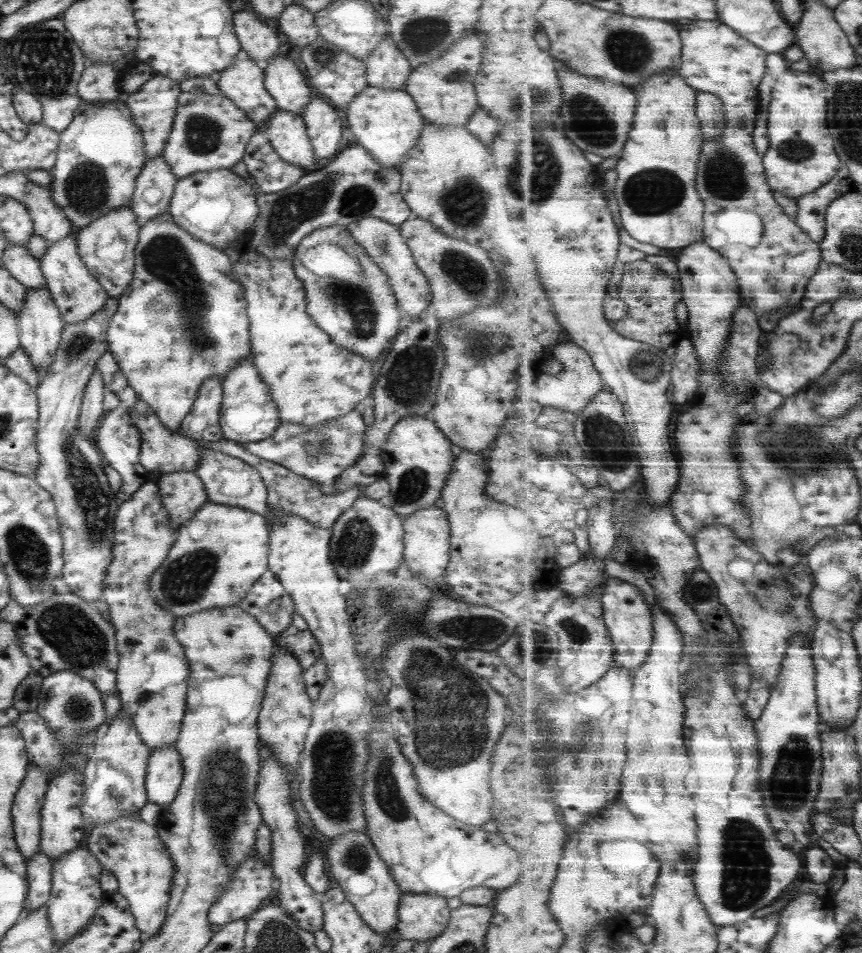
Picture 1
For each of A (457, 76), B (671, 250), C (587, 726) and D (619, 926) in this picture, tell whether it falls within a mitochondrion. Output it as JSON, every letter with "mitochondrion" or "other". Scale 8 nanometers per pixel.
{"A":"mitochondrion","B":"other","C":"mitochondrion","D":"other"}

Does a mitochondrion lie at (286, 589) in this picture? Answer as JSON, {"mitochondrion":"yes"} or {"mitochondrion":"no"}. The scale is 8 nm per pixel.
{"mitochondrion":"no"}

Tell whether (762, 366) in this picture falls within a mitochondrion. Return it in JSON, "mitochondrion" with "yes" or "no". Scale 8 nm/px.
{"mitochondrion":"no"}

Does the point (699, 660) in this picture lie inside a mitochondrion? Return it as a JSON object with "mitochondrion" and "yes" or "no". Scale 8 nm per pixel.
{"mitochondrion":"no"}

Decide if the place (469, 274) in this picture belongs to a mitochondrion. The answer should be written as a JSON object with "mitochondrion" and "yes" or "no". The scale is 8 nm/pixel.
{"mitochondrion":"yes"}

